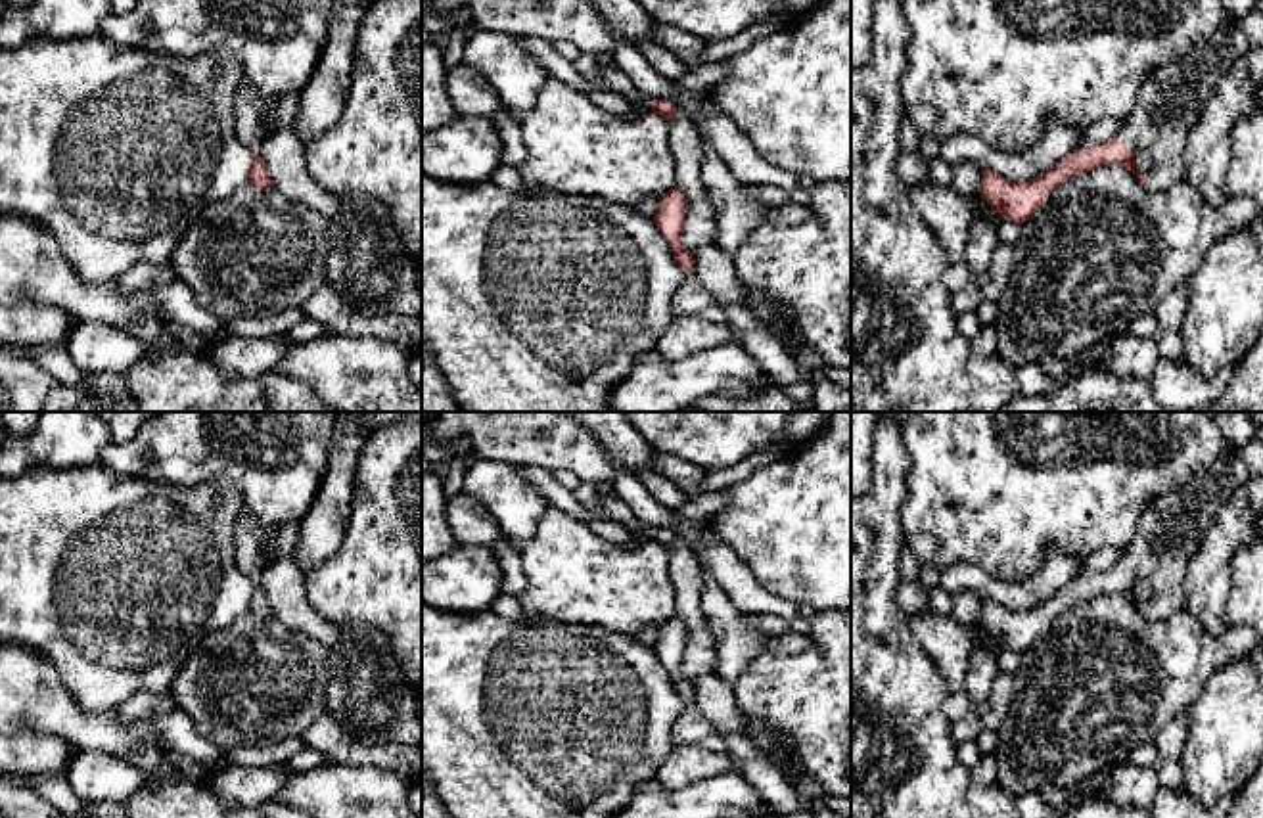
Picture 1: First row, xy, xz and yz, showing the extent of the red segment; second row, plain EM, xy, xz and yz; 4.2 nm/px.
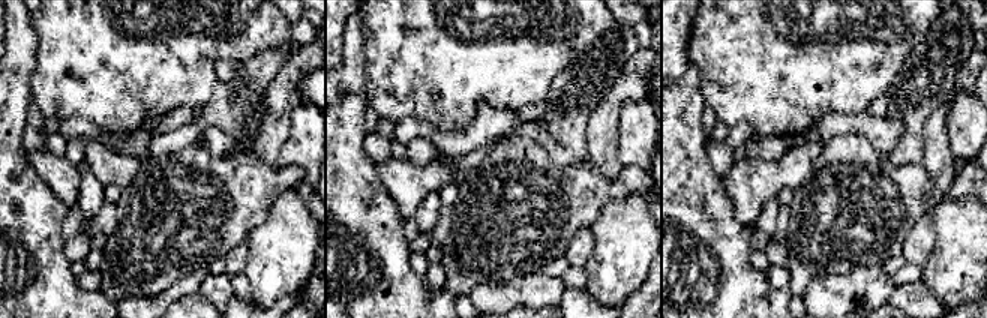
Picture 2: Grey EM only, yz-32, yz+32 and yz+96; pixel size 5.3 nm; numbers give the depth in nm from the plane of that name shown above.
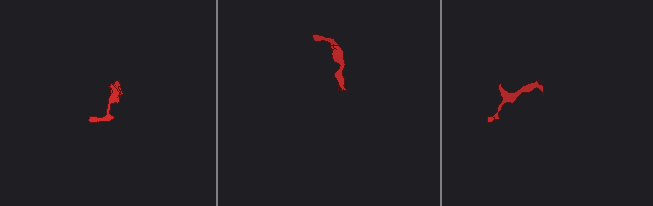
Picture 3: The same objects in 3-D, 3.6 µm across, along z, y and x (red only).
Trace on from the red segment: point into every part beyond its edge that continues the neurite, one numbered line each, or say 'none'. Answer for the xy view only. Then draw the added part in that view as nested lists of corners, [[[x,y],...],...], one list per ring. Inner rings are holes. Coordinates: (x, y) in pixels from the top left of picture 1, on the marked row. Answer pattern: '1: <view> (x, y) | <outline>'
1: xy (250, 110) | [[[253,92],[238,94],[232,103],[236,134],[251,153],[261,153],[264,140],[272,132],[266,113],[274,103]]]

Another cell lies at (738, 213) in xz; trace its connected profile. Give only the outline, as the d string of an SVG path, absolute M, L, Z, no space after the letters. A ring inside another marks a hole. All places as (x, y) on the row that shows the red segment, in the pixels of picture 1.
M703 155L701 182L705 195L717 205L715 245L734 257L772 211L753 199L755 186L742 184L719 155Z

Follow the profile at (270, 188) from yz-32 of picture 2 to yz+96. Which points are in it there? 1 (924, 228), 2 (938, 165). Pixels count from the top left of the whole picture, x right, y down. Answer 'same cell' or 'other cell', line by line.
1: other cell
2: other cell

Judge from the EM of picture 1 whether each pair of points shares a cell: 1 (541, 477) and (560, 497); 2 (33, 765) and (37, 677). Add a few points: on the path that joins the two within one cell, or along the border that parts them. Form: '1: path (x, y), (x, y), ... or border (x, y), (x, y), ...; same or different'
1: path (545, 481), (556, 493); same
2: border (20, 730), (50, 732), (69, 746); different

